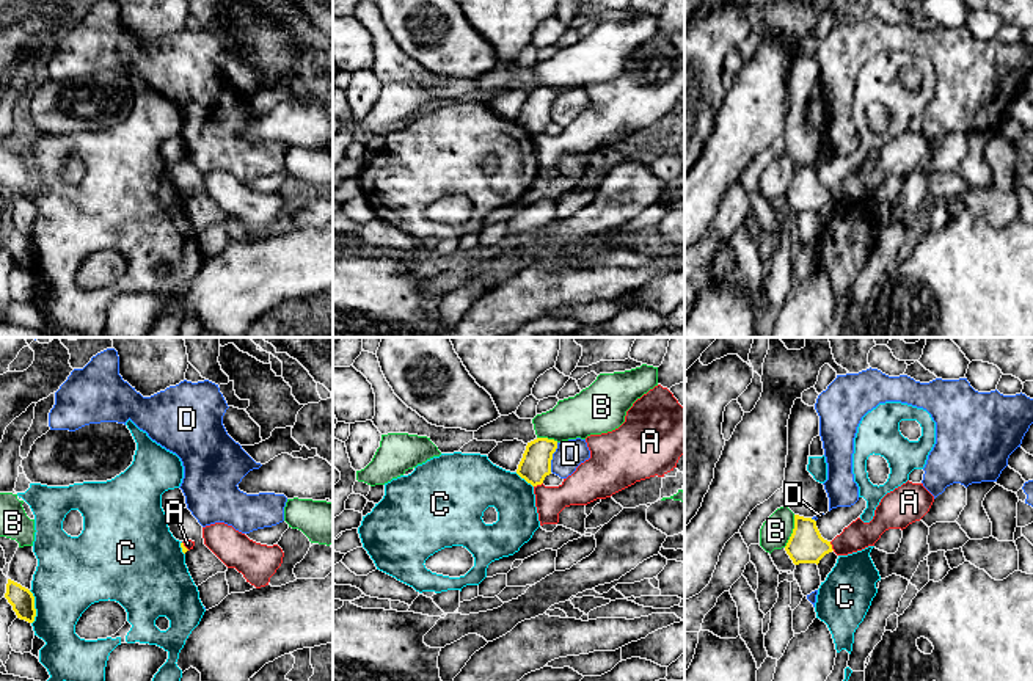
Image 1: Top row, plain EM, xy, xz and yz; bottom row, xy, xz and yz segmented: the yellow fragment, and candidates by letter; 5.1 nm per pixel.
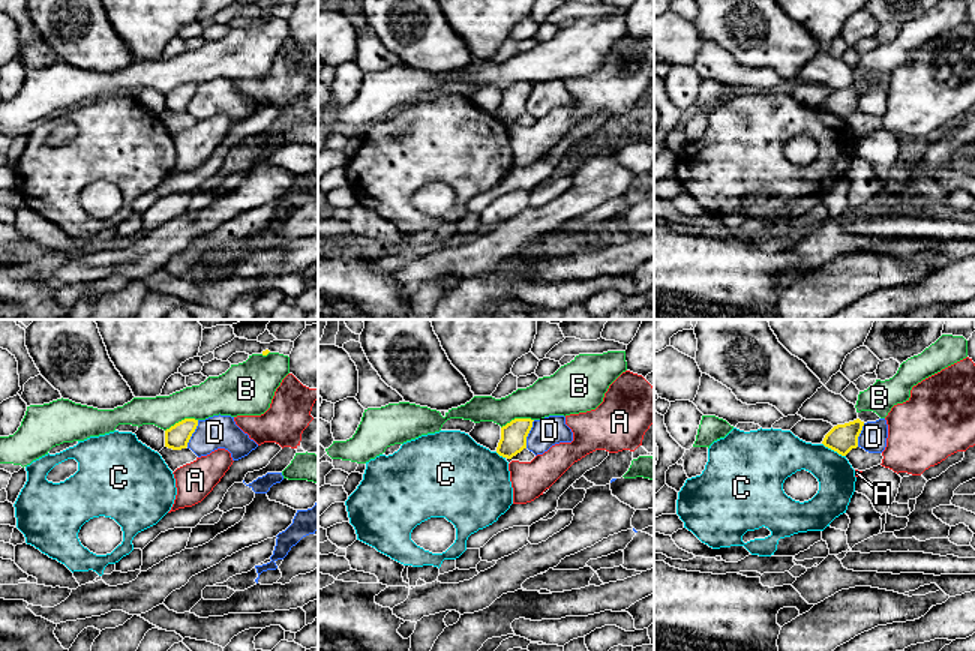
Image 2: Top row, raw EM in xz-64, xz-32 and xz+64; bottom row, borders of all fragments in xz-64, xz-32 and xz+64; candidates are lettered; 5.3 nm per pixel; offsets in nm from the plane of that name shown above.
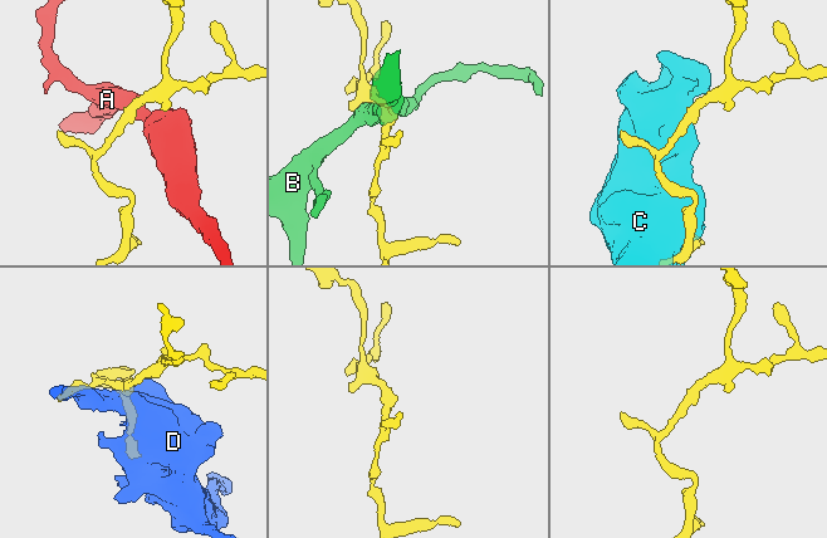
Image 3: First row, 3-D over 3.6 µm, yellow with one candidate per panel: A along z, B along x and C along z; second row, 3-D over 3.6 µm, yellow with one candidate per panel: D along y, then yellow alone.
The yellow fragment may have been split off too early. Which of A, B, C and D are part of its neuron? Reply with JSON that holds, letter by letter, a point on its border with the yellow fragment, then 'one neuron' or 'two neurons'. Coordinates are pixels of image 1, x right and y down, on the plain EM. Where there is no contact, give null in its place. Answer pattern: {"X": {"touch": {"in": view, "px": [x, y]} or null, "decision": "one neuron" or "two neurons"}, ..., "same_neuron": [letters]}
{"A": {"touch": {"in": "xz", "px": [537, 132]}, "decision": "two neurons"}, "B": {"touch": {"in": "yz", "px": [793, 179]}, "decision": "two neurons"}, "C": {"touch": {"in": "xy", "px": [33, 256]}, "decision": "two neurons"}, "D": {"touch": {"in": "xz", "px": [551, 105]}, "decision": "two neurons"}, "same_neuron": []}

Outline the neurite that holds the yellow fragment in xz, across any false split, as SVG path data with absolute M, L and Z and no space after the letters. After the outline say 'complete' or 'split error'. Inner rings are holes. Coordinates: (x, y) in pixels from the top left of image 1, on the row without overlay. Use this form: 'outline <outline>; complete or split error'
outline M548 86L527 91L516 122L532 135L542 133L545 126L551 122L551 108L556 97L557 89Z; complete

